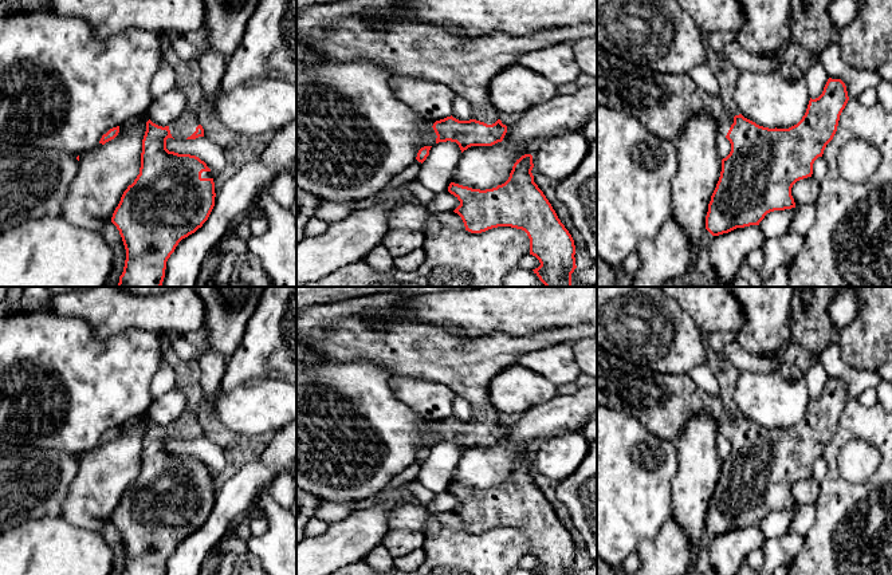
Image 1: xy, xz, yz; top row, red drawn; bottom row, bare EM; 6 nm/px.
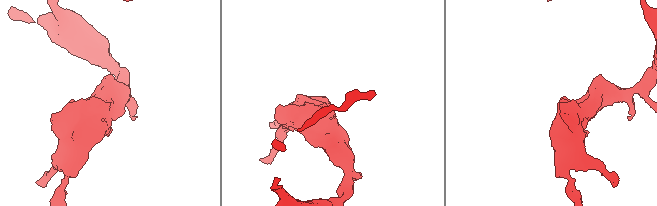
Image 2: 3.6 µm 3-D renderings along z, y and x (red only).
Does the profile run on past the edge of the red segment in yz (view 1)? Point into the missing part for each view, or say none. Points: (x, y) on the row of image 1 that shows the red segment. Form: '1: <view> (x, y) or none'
1: yz (664, 103)

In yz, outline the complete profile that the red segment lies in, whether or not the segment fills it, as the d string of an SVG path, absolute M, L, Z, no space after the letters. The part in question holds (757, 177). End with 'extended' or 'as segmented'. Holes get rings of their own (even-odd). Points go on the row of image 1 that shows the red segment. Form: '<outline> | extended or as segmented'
M597 44L597 103L636 115L645 127L663 139L675 142L688 121L707 113L715 122L719 135L731 143L730 154L722 159L722 172L708 204L706 229L712 236L736 228L759 225L774 210L795 208L793 185L812 177L813 164L822 157L833 139L840 115L849 101L841 79L829 78L822 94L809 101L802 119L789 129L769 129L757 125L742 114L730 115L719 95L703 91L689 74L671 75L636 66Z | extended

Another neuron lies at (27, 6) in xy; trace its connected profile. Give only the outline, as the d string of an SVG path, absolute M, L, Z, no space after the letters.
M21 0L21 11L24 12L36 12L46 9L50 5L50 0Z

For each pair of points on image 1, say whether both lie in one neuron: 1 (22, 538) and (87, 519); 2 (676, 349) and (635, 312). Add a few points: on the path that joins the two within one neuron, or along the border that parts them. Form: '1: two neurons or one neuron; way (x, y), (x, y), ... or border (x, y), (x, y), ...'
1: two neurons; border (61, 516), (77, 527), (99, 532)
2: one neuron; way (665, 339), (645, 323)

